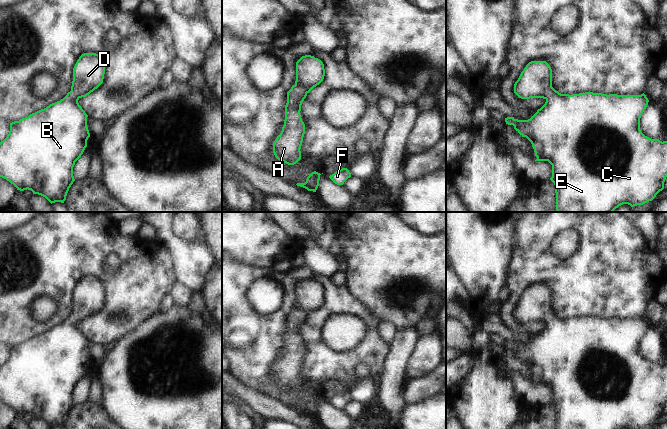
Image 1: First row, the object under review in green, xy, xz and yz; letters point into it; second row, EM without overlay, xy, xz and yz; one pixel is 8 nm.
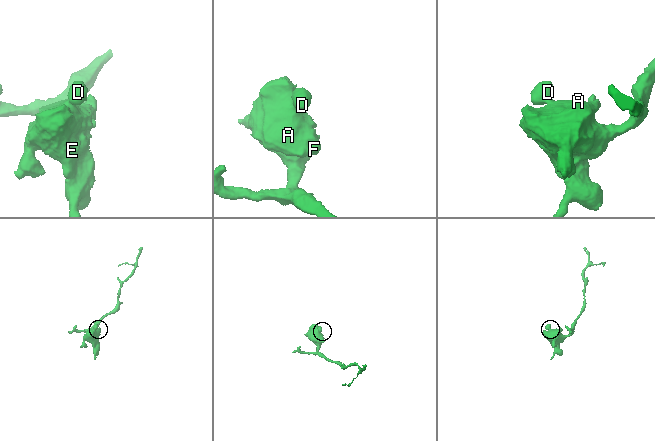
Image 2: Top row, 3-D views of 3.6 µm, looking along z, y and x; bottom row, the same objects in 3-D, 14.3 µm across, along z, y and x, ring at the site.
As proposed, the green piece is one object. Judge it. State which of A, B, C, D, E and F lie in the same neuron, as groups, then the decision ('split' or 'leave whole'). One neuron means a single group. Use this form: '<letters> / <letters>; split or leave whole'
A B C D E F; leave whole

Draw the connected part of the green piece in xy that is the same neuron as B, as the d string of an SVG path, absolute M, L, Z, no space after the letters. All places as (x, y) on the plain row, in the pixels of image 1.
M84 277L73 292L71 315L55 327L10 347L7 361L0 366L0 401L13 408L17 414L31 414L45 421L51 428L64 427L69 412L75 405L73 391L87 371L90 357L88 339L78 324L86 321L102 307L105 290L96 277Z

